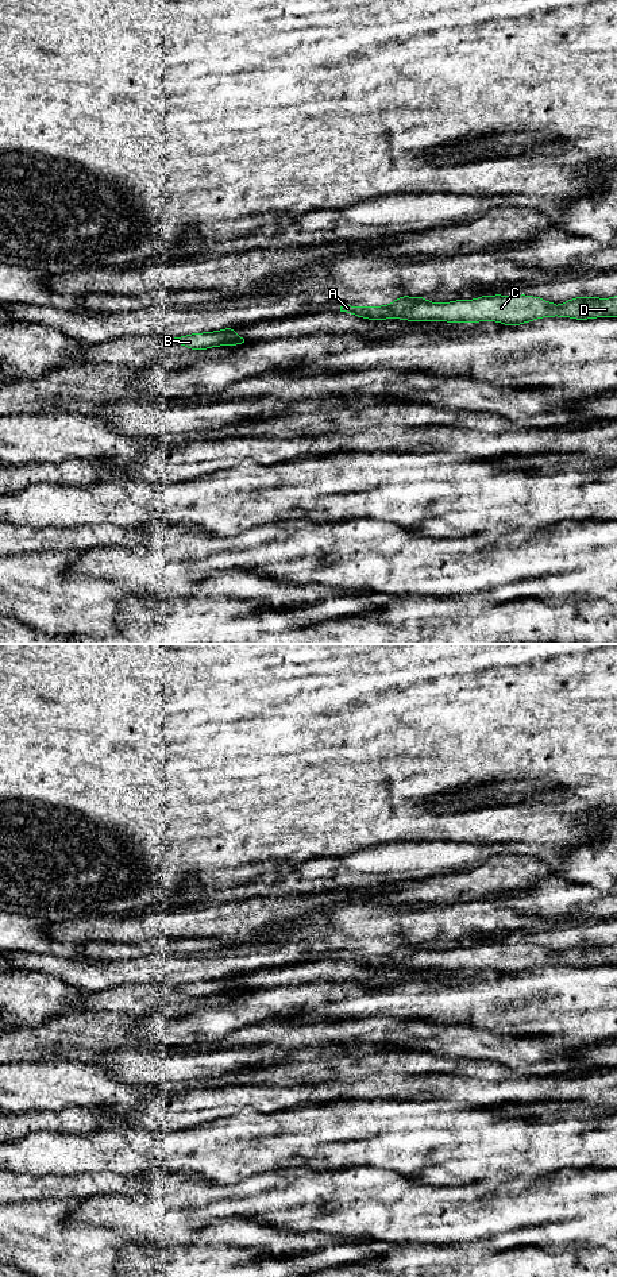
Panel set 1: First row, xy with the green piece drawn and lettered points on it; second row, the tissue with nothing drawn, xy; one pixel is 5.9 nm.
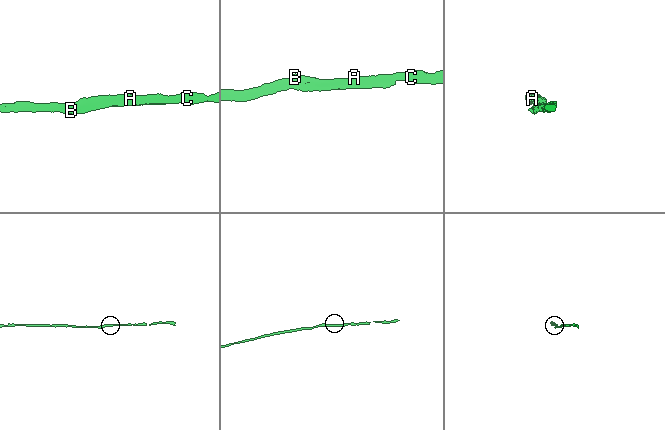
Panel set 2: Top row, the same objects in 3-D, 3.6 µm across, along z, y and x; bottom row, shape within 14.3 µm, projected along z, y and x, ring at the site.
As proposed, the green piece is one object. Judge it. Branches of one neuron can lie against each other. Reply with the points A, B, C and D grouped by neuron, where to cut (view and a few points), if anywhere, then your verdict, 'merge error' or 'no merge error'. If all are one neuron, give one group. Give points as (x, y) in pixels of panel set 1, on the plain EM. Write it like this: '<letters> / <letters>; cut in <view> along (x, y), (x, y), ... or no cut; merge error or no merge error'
A B C D; no cut; no merge error

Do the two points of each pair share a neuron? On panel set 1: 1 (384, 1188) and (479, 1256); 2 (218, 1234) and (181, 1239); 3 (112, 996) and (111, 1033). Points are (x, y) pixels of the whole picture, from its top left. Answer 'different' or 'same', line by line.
1: different
2: same
3: different

